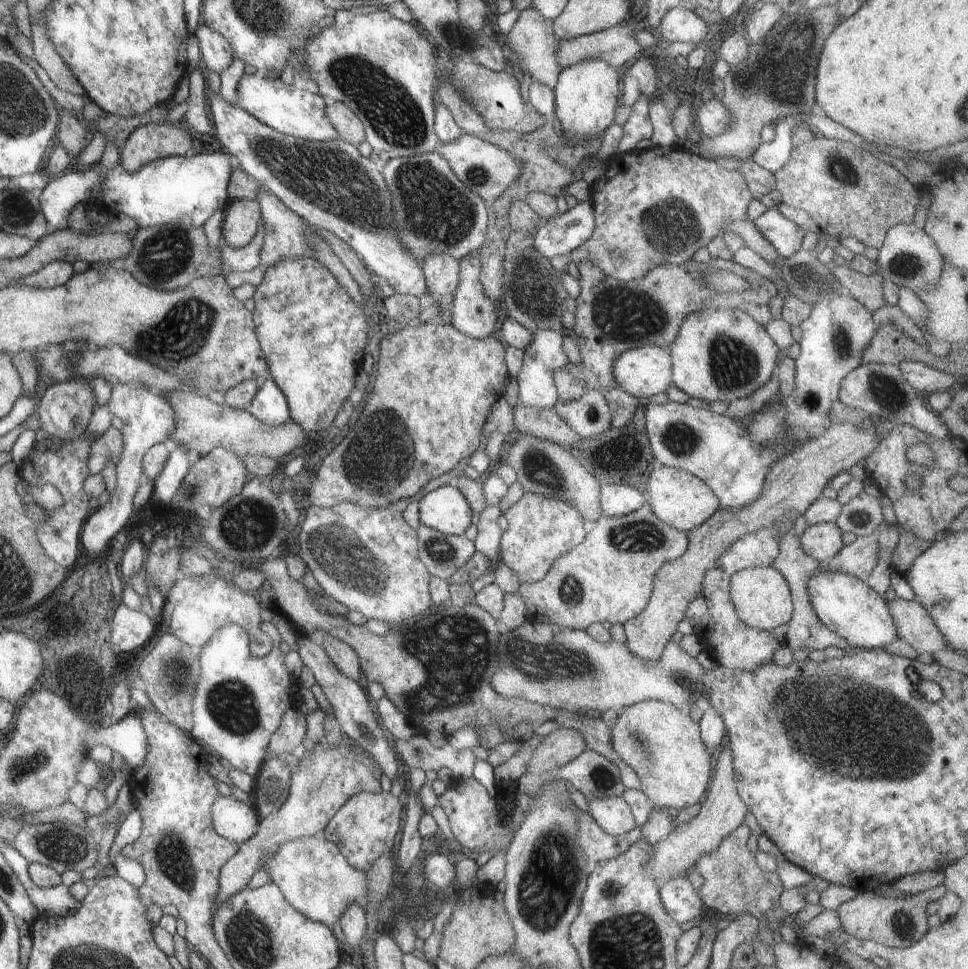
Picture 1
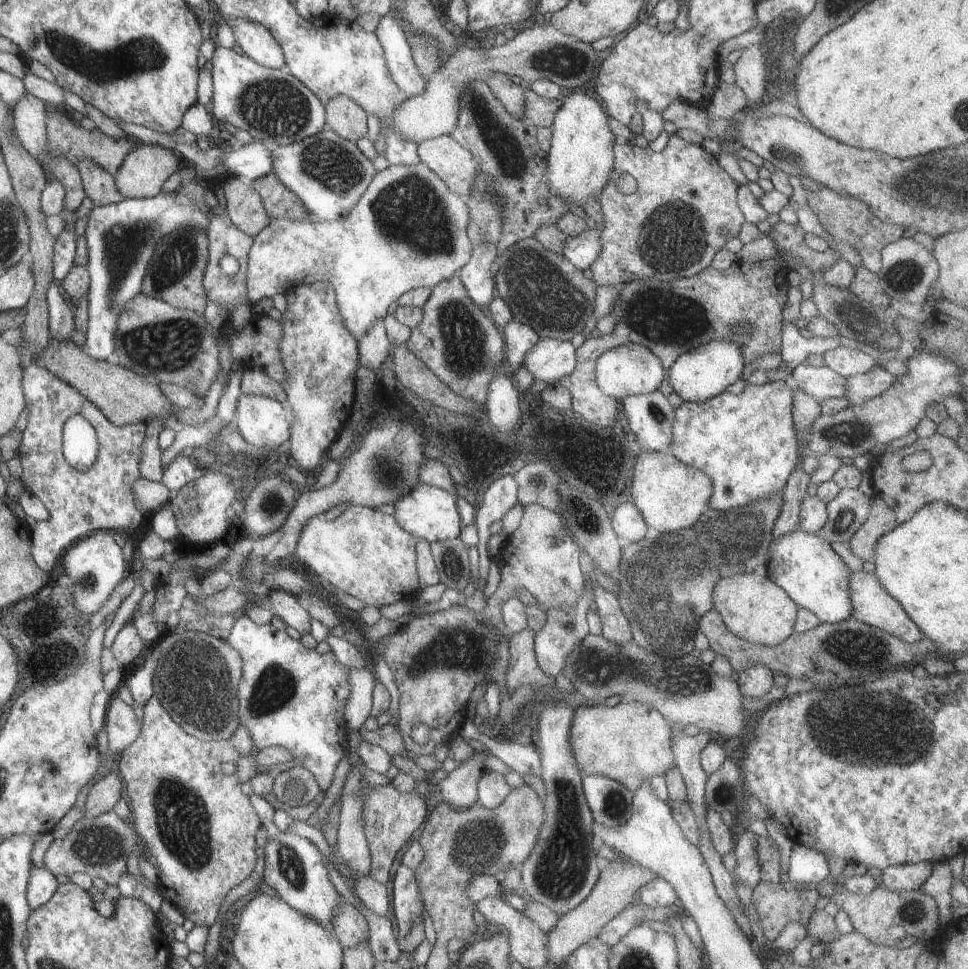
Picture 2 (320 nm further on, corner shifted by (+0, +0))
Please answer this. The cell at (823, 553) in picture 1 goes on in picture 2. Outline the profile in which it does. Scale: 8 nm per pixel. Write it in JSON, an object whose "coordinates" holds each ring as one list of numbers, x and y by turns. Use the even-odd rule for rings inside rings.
{"coordinates":[[811,495,802,502,799,528,773,540,767,564,767,576,780,586,797,607,814,614,821,623,836,624,852,614,850,576,852,571,842,558,818,534,828,520,826,506,818,496]]}

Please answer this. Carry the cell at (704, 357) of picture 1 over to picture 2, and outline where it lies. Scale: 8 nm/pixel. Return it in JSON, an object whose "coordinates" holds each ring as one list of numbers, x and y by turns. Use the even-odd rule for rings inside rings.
{"coordinates":[[715,339,698,346,676,358,676,362,667,371,667,380,673,392,684,401,705,402,726,391,728,386,741,378,744,369,742,346,734,340]]}

